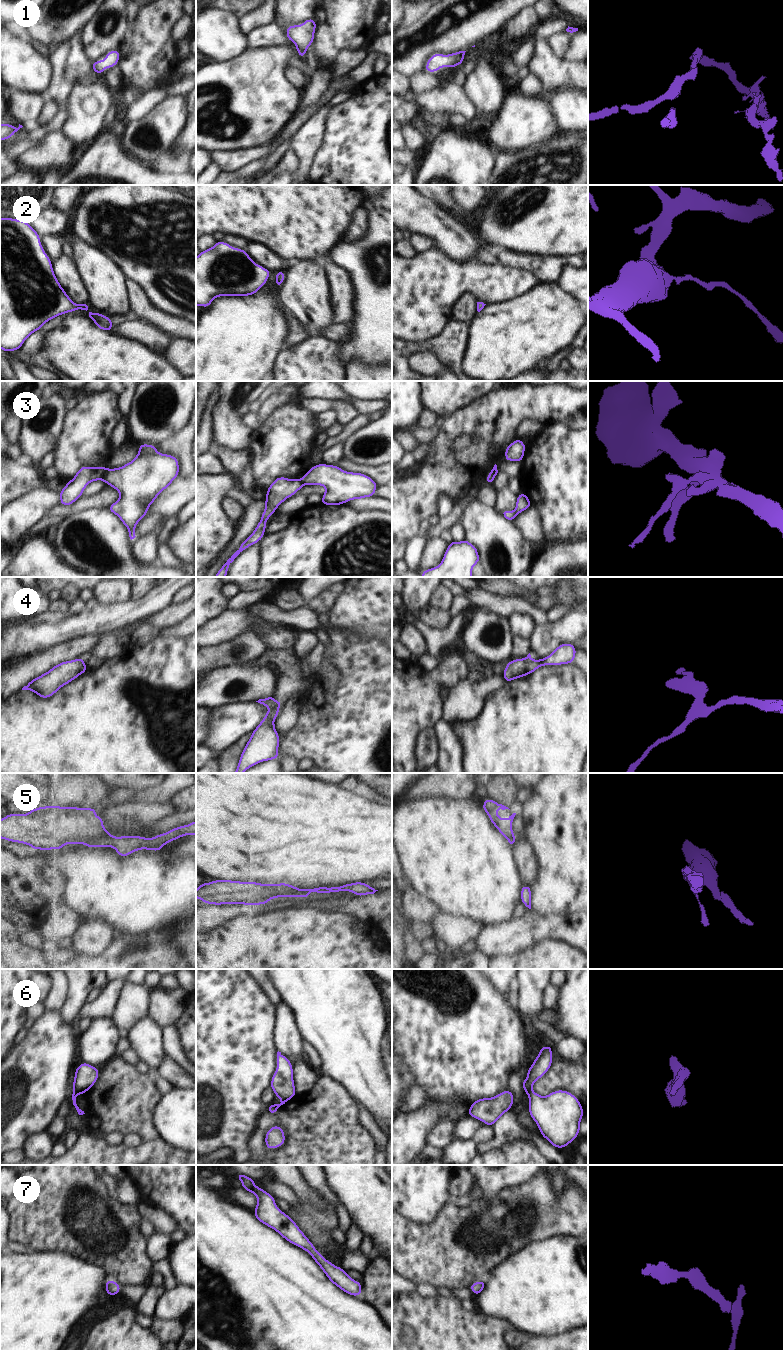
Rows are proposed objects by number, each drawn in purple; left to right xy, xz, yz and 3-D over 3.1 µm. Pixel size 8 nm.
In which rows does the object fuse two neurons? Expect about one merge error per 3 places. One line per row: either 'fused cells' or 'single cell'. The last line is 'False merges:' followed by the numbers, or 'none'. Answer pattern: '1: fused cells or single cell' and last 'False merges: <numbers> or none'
1: single cell
2: single cell
3: fused cells
4: single cell
5: fused cells
6: fused cells
7: single cell
False merges: 3, 5, 6

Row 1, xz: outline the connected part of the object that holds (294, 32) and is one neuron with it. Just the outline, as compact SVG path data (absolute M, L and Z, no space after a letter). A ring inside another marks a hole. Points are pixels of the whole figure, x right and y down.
M306 19L302 25L291 25L286 29L286 36L289 41L295 42L298 55L303 59L308 47L314 42L316 31L315 19Z

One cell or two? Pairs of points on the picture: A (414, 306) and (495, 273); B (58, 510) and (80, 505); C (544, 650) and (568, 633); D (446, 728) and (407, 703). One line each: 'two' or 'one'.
A: one
B: one
C: one
D: two

